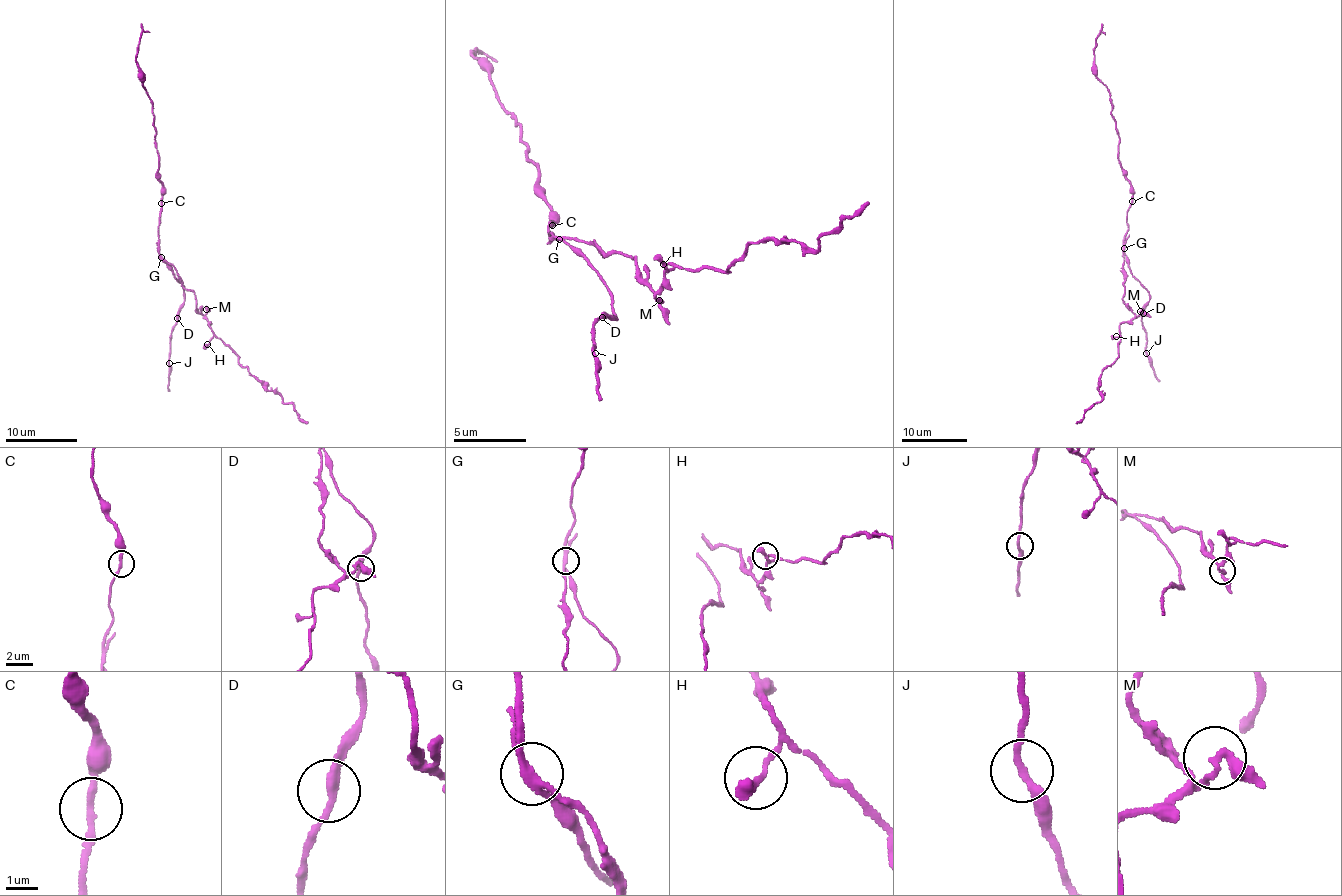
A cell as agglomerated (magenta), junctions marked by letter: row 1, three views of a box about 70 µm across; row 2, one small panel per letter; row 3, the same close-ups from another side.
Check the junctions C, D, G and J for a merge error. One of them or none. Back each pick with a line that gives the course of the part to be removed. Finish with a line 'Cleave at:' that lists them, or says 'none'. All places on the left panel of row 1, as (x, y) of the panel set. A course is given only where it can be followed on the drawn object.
G: Course of the part to remove: (162, 257), (175, 267), (180, 283), (194, 293), (196, 311), (213, 331), (254, 376), (290, 403), (308, 423)
Cleave at: G

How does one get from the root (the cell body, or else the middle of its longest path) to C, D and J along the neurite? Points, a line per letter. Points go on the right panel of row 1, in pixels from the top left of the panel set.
C: (1126, 239), (1127, 211), (1132, 201)
D: (1126, 239), (1124, 253), (1128, 268), (1148, 293), (1148, 305), (1143, 313)
J: (1126, 239), (1124, 253), (1128, 268), (1148, 293), (1148, 305), (1143, 310), (1141, 321), (1146, 333), (1146, 353)

